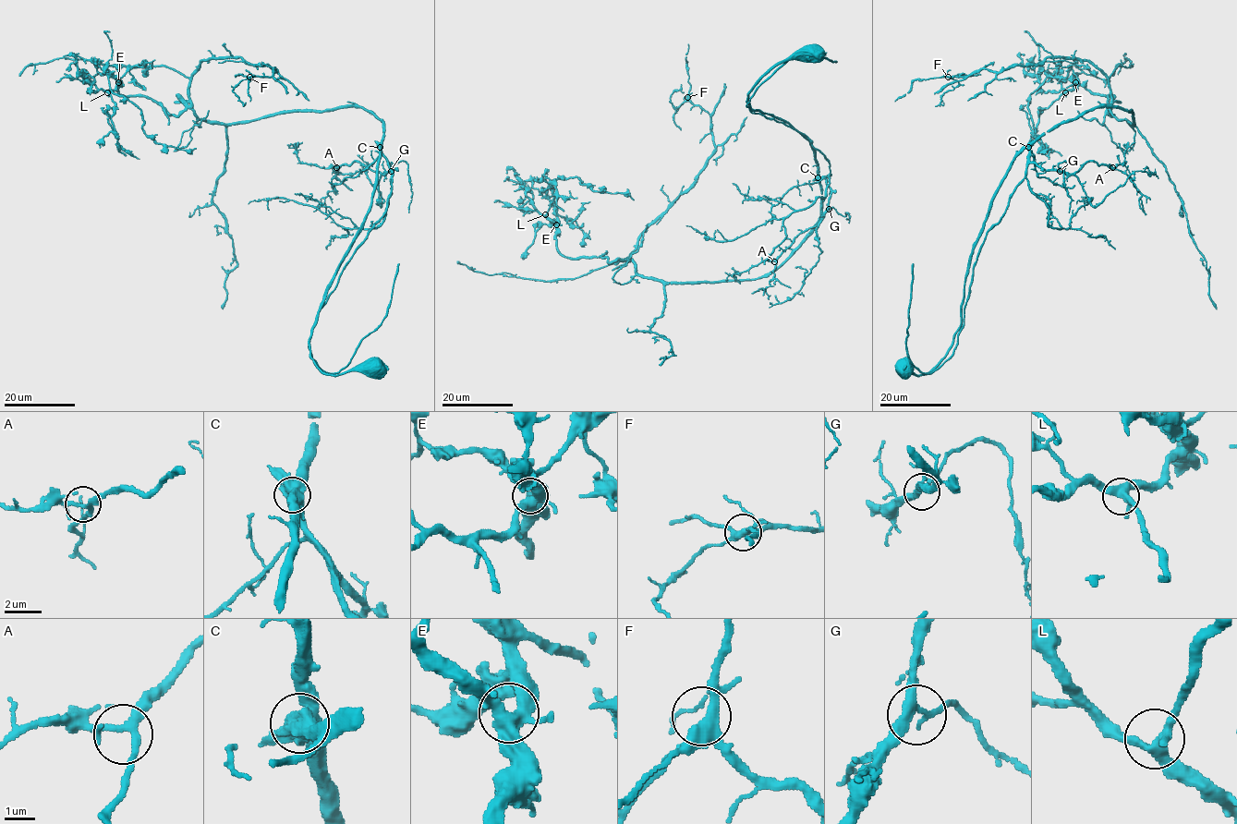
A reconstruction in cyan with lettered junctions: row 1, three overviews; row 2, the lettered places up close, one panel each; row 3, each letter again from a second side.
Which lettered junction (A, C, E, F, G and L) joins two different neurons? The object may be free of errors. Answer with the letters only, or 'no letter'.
C

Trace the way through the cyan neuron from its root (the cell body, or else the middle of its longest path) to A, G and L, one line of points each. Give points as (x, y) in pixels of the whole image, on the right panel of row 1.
A: (904, 367), (926, 375), (946, 354), (986, 234), (1030, 163), (1068, 174), (1089, 161), (1112, 167)
G: (904, 367), (926, 375), (946, 354), (964, 316), (980, 248), (1026, 166), (1060, 171)
L: (904, 367), (926, 375), (952, 343), (1011, 162), (1099, 107), (1133, 124), (1109, 114), (1109, 95), (1065, 92)

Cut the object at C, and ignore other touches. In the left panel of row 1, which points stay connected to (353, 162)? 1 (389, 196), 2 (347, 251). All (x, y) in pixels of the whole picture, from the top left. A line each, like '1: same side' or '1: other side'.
1: same side
2: other side

